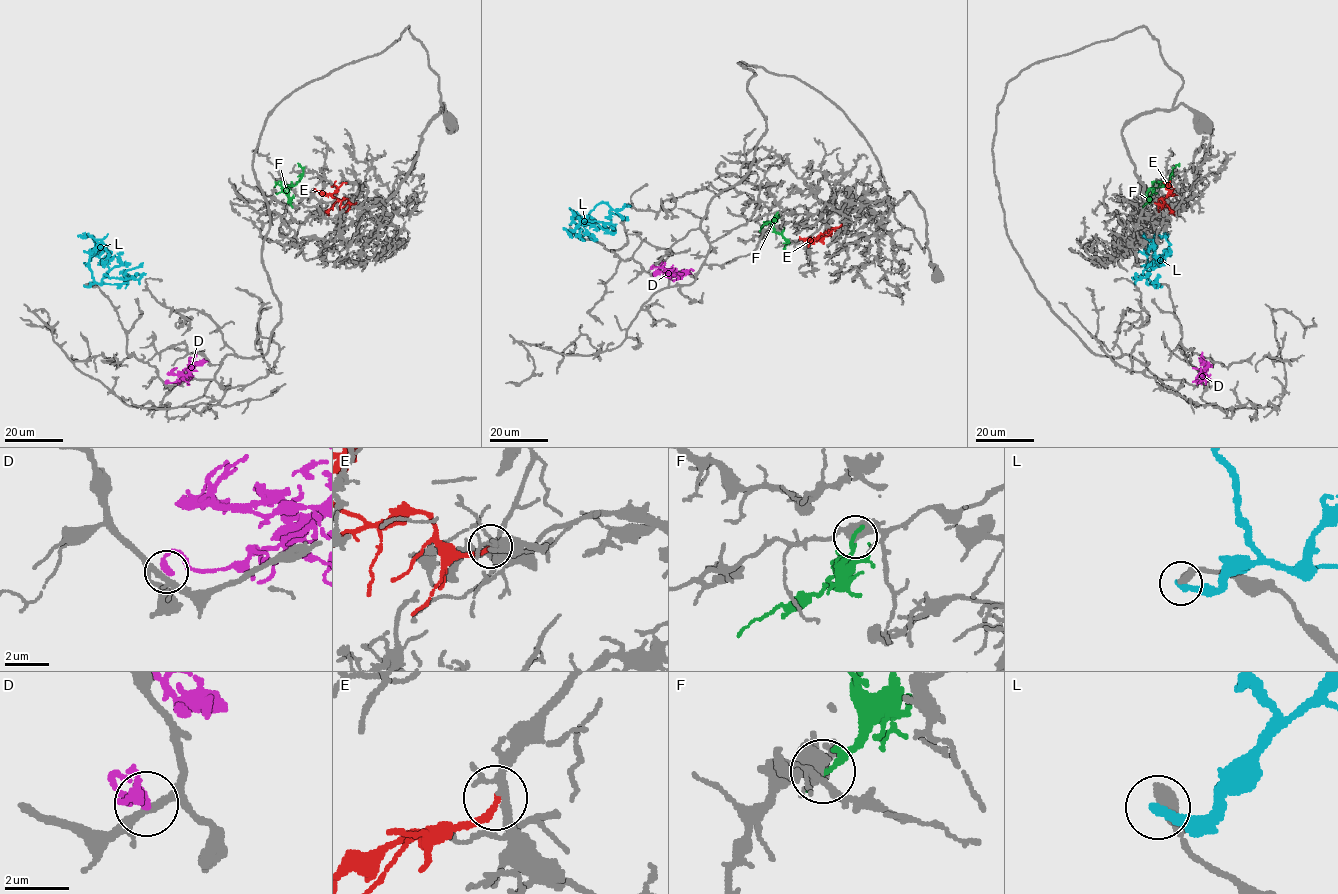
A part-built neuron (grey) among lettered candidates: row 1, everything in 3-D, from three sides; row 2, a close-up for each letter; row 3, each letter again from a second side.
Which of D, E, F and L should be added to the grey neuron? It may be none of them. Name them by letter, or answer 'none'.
E

